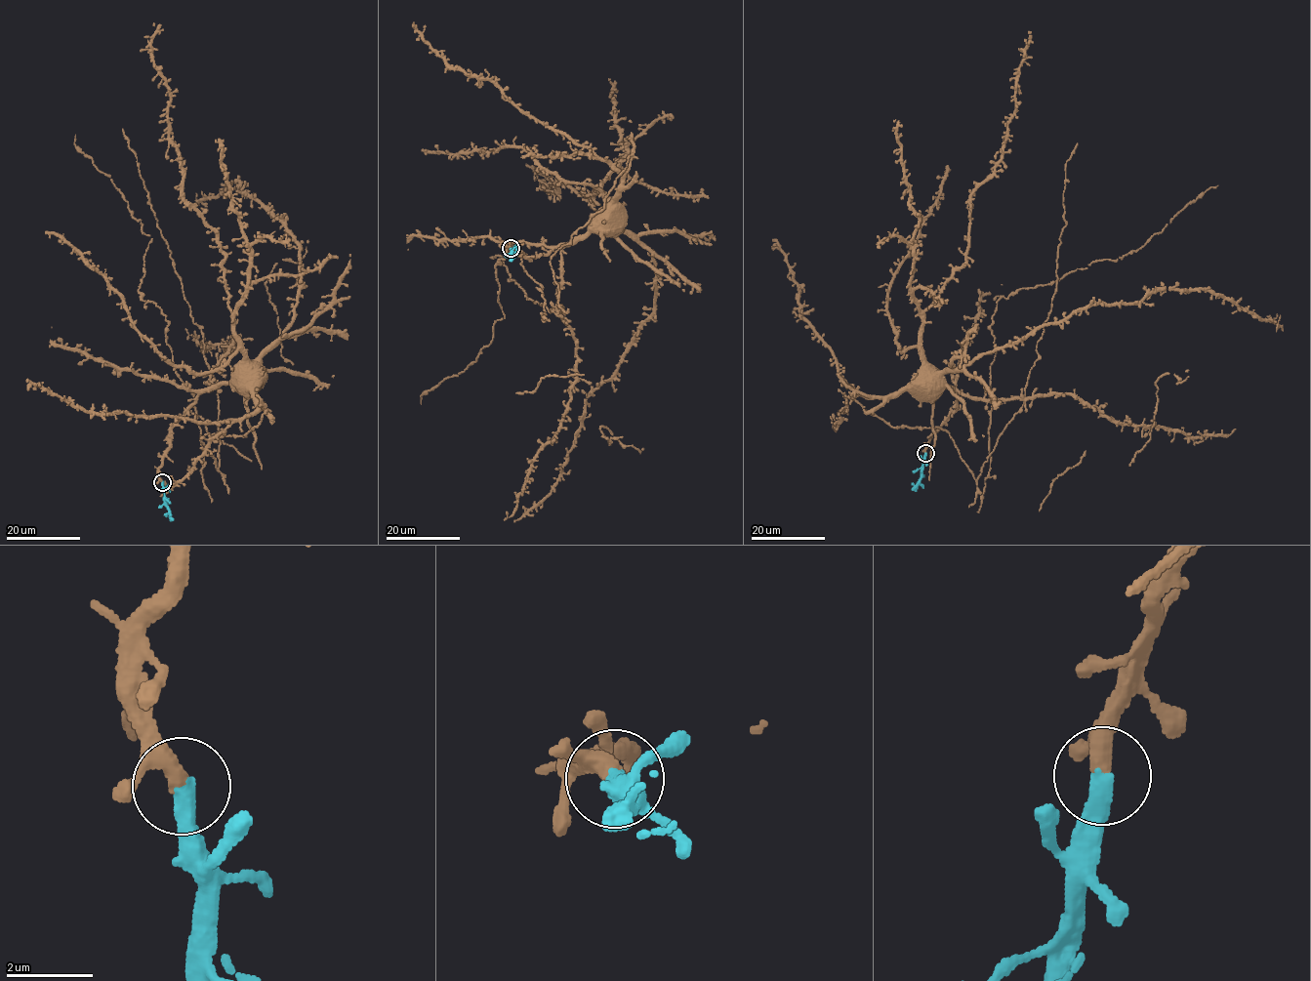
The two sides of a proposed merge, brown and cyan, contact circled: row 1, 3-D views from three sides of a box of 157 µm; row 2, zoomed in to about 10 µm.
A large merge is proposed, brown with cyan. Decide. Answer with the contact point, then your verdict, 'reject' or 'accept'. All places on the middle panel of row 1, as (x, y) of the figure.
(511, 248) | accept

